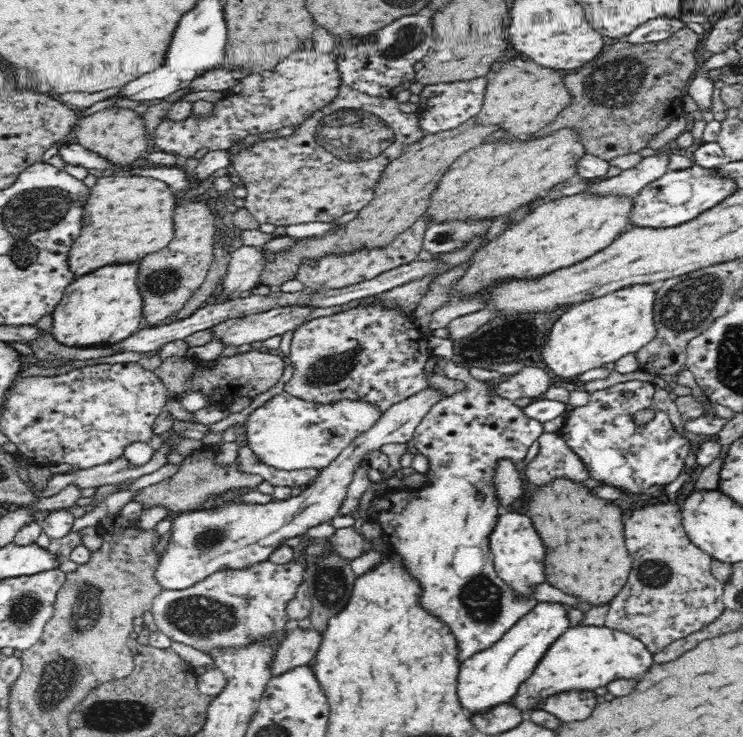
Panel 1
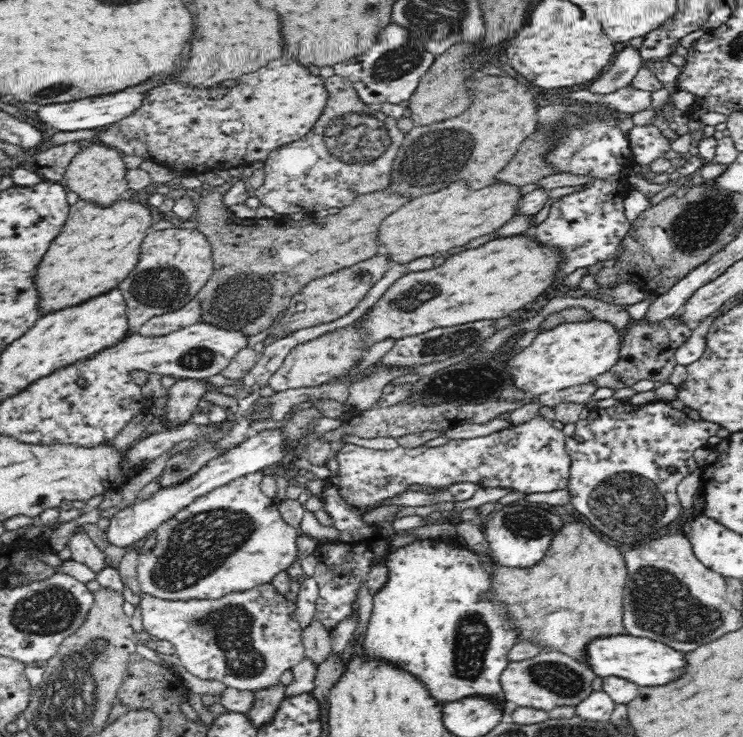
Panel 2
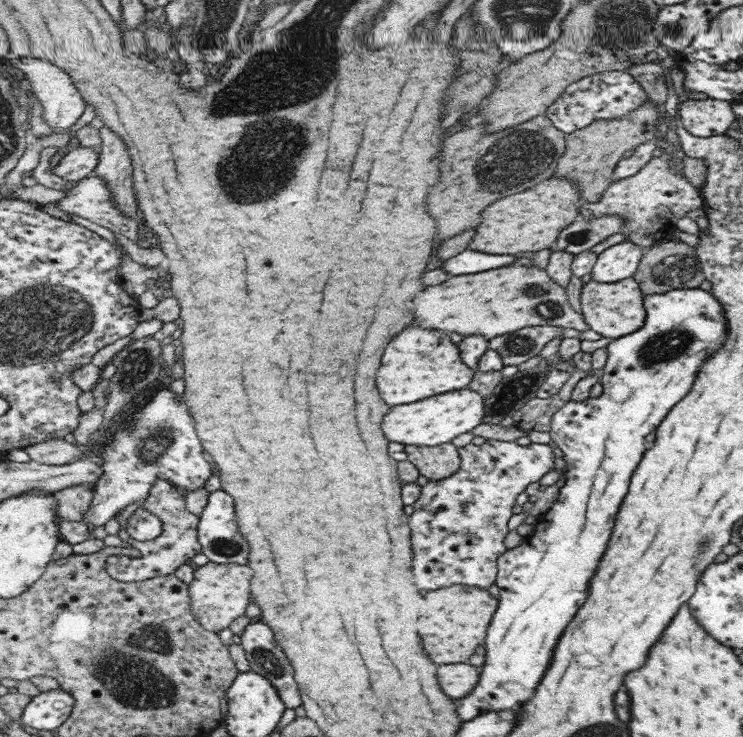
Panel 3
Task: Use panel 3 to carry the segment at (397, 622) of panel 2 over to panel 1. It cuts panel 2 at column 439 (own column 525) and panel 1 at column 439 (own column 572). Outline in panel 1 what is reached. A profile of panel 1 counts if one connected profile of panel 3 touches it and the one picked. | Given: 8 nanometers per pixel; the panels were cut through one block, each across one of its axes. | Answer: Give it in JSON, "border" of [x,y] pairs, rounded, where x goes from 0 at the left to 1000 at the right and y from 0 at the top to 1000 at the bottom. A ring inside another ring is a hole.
{"border":[[[579,455],[576,457],[576,469],[581,476],[581,480],[591,482],[600,486],[602,493],[596,497],[596,506],[603,513],[620,514],[623,518],[623,525],[619,532],[614,532],[611,537],[606,540],[592,541],[590,545],[580,551],[579,559],[573,560],[573,564],[567,570],[565,575],[560,579],[557,585],[555,598],[556,604],[560,607],[563,613],[573,619],[579,626],[579,632],[576,640],[576,655],[564,662],[557,662],[557,666],[550,668],[548,662],[538,666],[517,668],[515,672],[506,673],[497,681],[494,691],[494,704],[503,706],[509,708],[514,718],[520,719],[522,723],[522,730],[529,738],[528,745],[534,754],[534,763],[538,763],[538,768],[546,773],[549,782],[555,782],[555,787],[560,787],[559,792],[563,792],[565,798],[565,809],[563,809],[563,820],[576,830],[576,833],[584,833],[584,839],[595,847],[603,849],[603,858],[611,863],[614,868],[614,877],[616,877],[616,898],[629,898],[630,894],[641,889],[642,885],[649,885],[655,879],[659,879],[664,874],[668,874],[670,868],[676,866],[676,862],[681,860],[681,856],[686,855],[700,841],[705,839],[713,828],[719,828],[724,822],[725,817],[719,813],[719,810],[705,810],[703,805],[692,802],[689,794],[684,794],[673,780],[670,775],[665,771],[664,754],[658,745],[657,726],[665,716],[666,708],[669,707],[669,700],[672,699],[674,689],[669,680],[669,673],[666,672],[665,655],[662,651],[662,642],[670,627],[674,624],[689,624],[693,630],[703,626],[708,615],[715,605],[715,602],[732,586],[732,574],[724,573],[716,567],[711,567],[703,562],[703,554],[693,550],[684,540],[673,537],[668,540],[654,518],[650,516],[643,516],[631,507],[630,501],[614,495],[607,486],[610,484],[610,464],[606,459],[590,459],[590,456]]]}

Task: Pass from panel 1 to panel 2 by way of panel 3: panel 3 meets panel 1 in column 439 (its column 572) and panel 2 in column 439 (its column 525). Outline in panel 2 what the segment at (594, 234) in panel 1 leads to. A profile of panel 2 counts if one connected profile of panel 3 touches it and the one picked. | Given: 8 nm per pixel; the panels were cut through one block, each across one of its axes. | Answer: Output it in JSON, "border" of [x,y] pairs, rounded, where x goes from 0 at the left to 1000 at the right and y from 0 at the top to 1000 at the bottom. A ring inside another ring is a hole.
{"border":[[[704,318],[689,322],[665,323],[645,336],[622,341],[598,354],[591,362],[579,366],[546,370],[534,377],[517,396],[515,402],[501,415],[495,431],[485,442],[467,441],[444,450],[428,455],[428,459],[412,461],[384,483],[377,499],[362,513],[362,526],[371,533],[394,526],[415,526],[436,521],[452,510],[460,510],[485,494],[486,483],[495,478],[506,464],[530,459],[538,461],[545,456],[560,456],[584,445],[604,445],[630,437],[655,433],[674,433],[689,421],[699,421],[712,410],[717,410],[725,399],[740,389],[746,366],[755,354],[755,347],[723,331],[716,320]]]}

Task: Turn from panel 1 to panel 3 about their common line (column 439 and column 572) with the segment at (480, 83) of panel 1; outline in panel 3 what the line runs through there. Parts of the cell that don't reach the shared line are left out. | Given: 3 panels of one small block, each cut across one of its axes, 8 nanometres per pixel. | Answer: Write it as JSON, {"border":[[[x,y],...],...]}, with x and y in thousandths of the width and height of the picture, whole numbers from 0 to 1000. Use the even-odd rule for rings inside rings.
{"border":[[[844,96],[806,98],[767,114],[755,133],[736,149],[735,157],[750,174],[764,182],[790,174],[801,163],[838,160],[857,144],[863,144],[868,136],[872,136],[869,125]]]}

